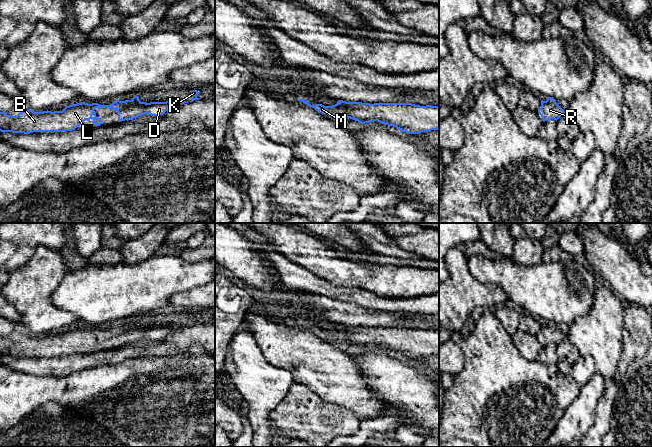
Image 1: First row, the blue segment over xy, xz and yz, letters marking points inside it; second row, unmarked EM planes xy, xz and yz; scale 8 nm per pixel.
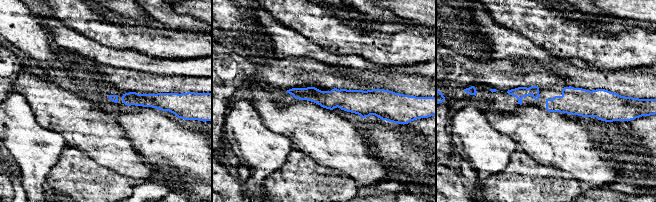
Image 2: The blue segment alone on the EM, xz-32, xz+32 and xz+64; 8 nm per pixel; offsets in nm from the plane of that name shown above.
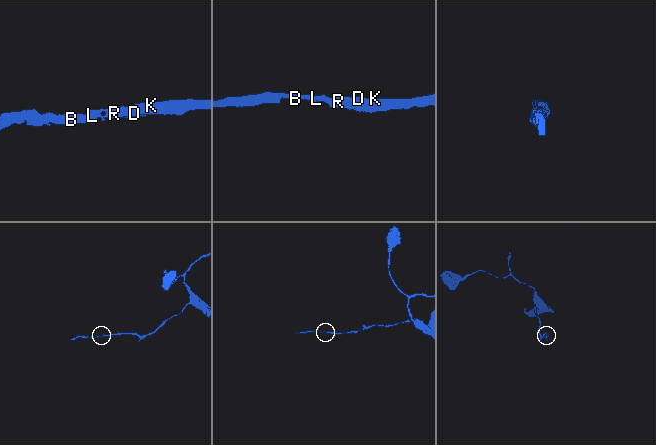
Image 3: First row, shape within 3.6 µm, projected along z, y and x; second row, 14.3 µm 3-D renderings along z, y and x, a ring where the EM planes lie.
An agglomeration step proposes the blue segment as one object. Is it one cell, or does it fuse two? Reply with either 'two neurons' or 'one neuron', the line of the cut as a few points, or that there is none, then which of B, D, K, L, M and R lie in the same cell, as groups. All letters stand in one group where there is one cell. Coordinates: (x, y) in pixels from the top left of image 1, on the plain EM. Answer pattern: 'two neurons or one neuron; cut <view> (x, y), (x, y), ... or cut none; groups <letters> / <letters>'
one neuron; cut none; groups B D K L M R

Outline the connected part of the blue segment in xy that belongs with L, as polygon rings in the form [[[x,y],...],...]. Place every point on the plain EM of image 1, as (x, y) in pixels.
[[[138,320],[131,324],[115,324],[110,329],[85,326],[66,330],[62,335],[34,336],[23,332],[16,340],[0,336],[0,355],[30,358],[32,356],[63,356],[75,354],[85,344],[93,344],[94,350],[100,350],[101,344],[96,340],[95,332],[109,332],[118,336],[118,346],[132,344],[143,338],[163,339],[178,328],[188,327],[181,324],[166,326],[141,326]]]

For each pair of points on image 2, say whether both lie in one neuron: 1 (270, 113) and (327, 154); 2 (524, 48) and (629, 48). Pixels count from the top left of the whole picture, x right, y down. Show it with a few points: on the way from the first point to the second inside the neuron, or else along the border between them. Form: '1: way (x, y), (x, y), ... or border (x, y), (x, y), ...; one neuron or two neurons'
1: way (284, 118), (293, 120), (313, 140); one neuron
2: border (522, 35), (551, 54), (563, 59); two neurons

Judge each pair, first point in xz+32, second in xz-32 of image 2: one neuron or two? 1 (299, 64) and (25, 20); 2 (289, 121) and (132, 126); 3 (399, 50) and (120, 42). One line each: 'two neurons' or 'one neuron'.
1: two neurons
2: two neurons
3: one neuron

